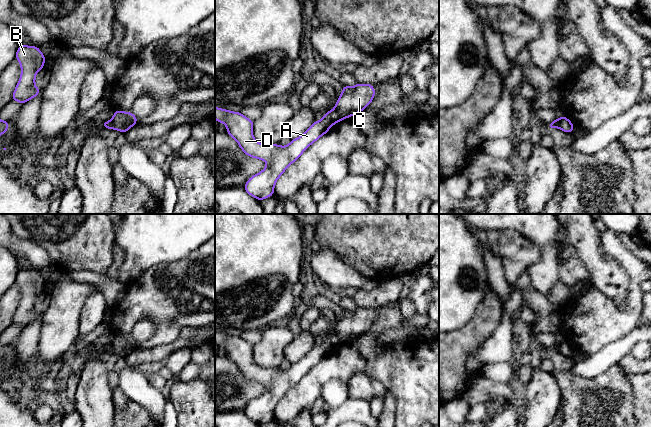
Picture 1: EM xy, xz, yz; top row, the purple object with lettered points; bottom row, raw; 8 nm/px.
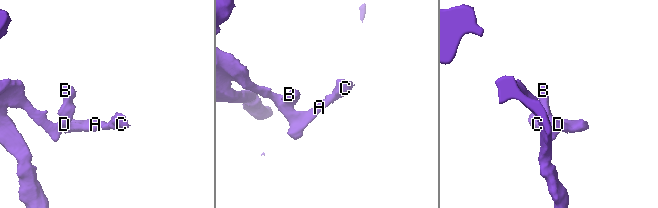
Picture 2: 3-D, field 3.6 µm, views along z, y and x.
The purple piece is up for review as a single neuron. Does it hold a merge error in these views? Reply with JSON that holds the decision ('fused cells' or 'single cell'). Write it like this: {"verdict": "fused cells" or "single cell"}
{"verdict": "fused cells"}

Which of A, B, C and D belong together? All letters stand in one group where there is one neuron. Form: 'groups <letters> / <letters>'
groups A B D / C

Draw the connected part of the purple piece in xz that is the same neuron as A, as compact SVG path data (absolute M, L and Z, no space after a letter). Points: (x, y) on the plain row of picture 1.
M215 331L215 343L227 350L227 356L234 362L240 372L249 381L257 382L268 387L258 398L248 403L243 411L246 416L259 425L274 419L274 410L278 402L295 386L301 378L317 363L343 342L335 333L328 335L325 340L314 347L297 363L292 363L287 370L278 368L261 368L253 361L254 345L240 336L232 336Z

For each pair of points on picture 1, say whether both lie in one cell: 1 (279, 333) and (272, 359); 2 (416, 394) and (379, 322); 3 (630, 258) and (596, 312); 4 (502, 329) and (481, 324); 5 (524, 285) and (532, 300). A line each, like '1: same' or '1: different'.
1: same
2: same
3: same
4: different
5: same

